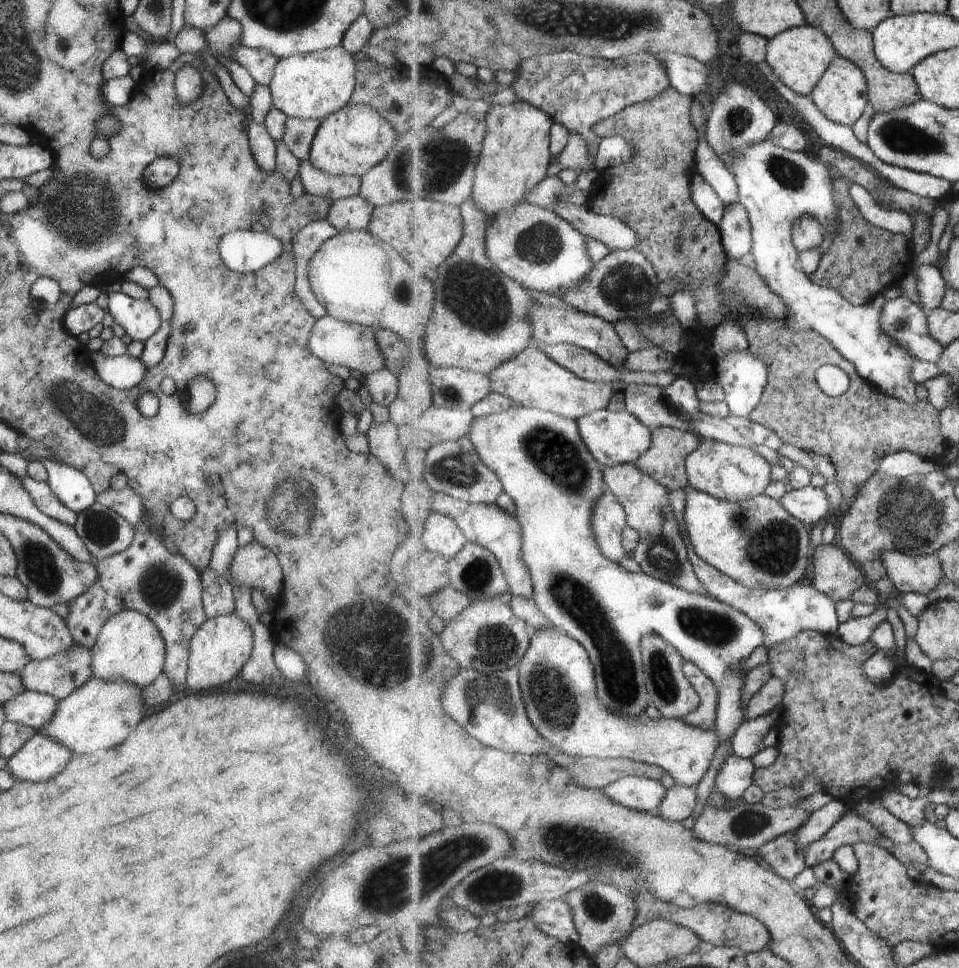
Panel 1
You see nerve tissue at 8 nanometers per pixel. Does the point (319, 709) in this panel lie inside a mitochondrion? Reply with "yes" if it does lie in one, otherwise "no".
no

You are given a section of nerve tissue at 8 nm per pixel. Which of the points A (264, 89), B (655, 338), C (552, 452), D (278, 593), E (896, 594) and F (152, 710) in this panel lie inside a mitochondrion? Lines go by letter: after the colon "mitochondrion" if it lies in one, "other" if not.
A: other
B: other
C: mitochondrion
D: other
E: other
F: other

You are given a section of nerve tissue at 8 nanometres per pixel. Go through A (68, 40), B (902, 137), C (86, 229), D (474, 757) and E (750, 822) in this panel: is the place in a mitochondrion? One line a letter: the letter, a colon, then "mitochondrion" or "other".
A: other
B: mitochondrion
C: mitochondrion
D: other
E: mitochondrion

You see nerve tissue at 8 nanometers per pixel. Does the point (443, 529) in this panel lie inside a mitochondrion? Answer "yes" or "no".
no

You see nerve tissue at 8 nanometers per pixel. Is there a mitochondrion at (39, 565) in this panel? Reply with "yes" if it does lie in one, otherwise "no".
yes

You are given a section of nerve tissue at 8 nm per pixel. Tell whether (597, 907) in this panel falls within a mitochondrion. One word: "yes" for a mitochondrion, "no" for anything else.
yes

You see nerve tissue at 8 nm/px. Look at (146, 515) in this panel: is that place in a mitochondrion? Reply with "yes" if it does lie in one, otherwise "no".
no

